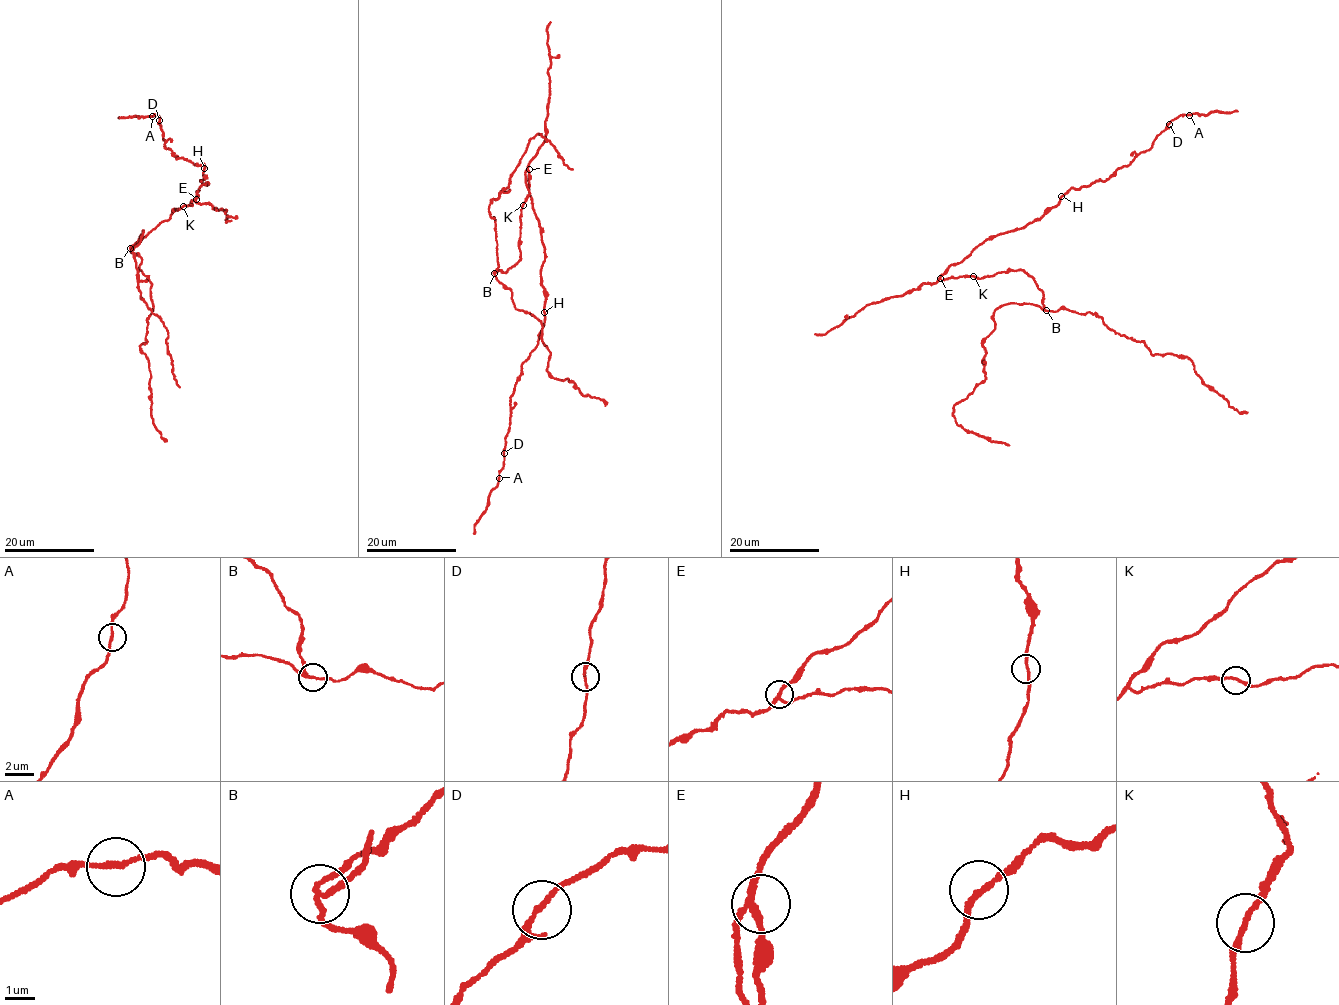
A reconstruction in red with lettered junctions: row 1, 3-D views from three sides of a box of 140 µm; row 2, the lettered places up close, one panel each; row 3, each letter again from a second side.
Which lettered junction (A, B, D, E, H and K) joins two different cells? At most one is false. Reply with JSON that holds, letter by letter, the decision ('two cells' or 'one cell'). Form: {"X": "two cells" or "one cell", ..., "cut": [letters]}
{"A": "one cell", "B": "two cells", "D": "one cell", "E": "one cell", "H": "one cell", "K": "one cell", "cut": ["B"]}

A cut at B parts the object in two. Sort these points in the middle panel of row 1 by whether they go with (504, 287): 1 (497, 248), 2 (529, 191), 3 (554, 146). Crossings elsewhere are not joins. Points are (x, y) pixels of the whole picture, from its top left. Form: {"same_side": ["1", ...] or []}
{"same_side": ["2"]}

